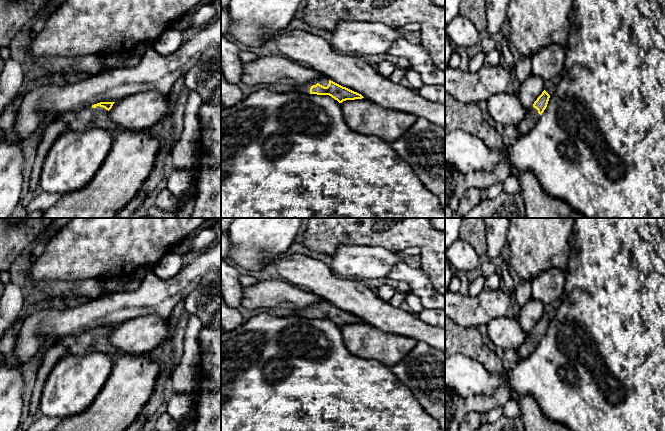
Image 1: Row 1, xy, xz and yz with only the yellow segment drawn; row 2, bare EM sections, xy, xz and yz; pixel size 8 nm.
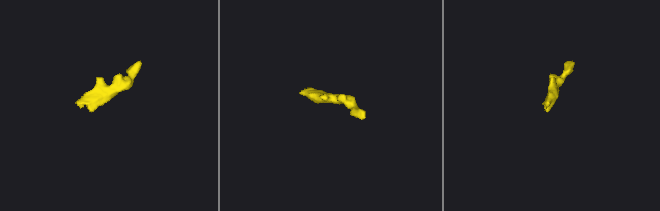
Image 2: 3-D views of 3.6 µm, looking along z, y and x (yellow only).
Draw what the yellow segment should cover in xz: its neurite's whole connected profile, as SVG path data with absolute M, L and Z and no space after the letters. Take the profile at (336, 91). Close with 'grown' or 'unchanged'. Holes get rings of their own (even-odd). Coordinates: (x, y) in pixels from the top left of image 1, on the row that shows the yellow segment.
M326 77L310 81L302 85L296 85L292 87L293 90L317 95L329 95L339 103L346 100L355 100L364 98L361 94L354 92L346 87L343 87Z | grown

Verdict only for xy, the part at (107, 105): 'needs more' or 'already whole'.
needs more

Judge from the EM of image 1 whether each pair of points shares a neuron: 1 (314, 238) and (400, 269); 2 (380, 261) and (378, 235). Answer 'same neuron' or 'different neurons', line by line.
1: different neurons
2: different neurons

